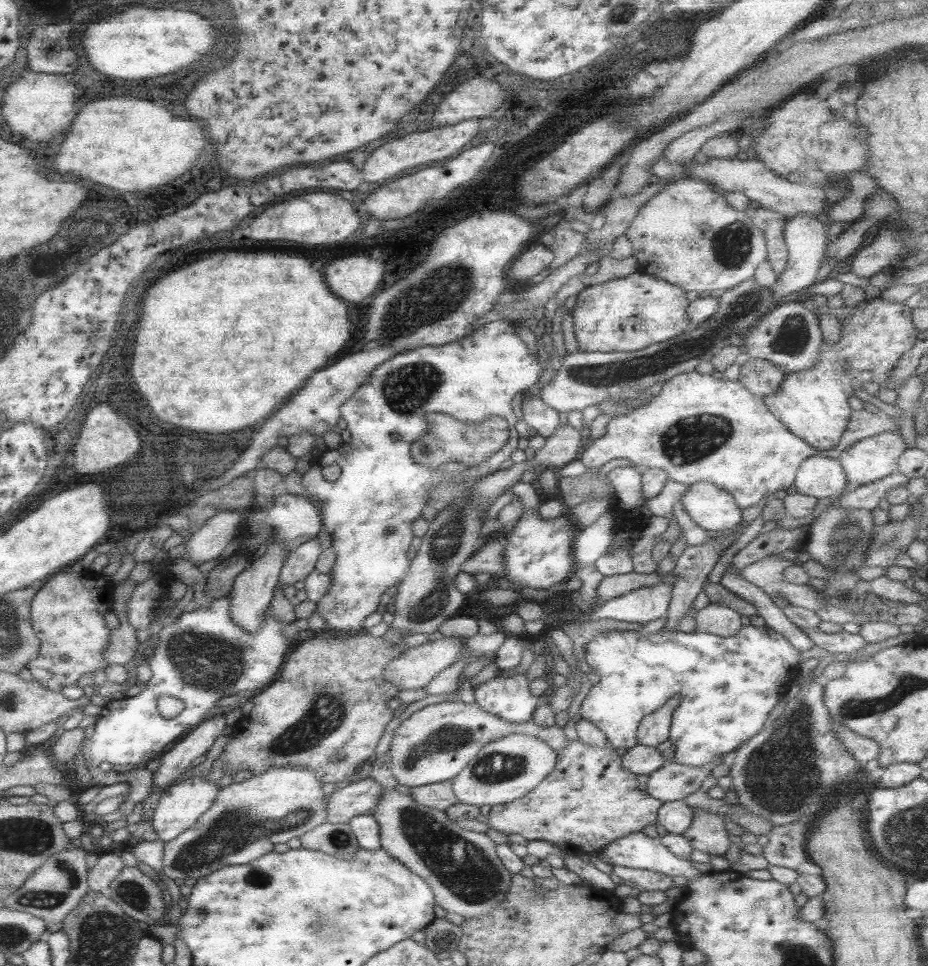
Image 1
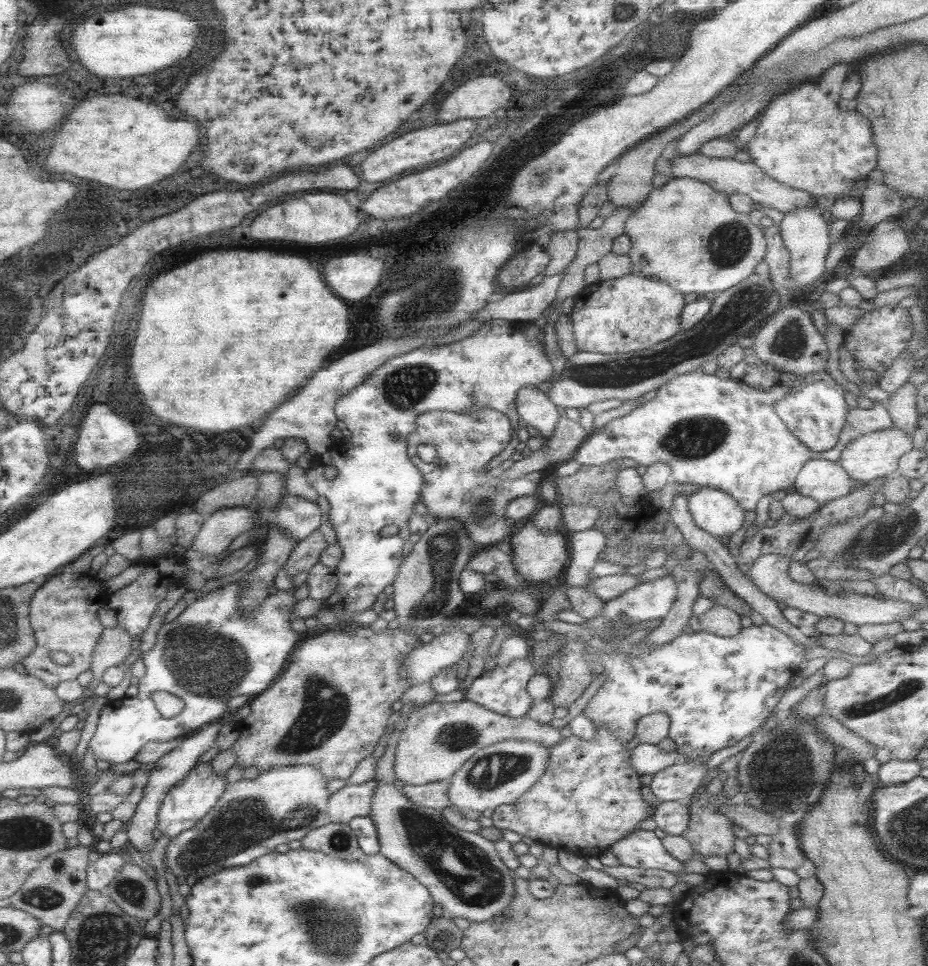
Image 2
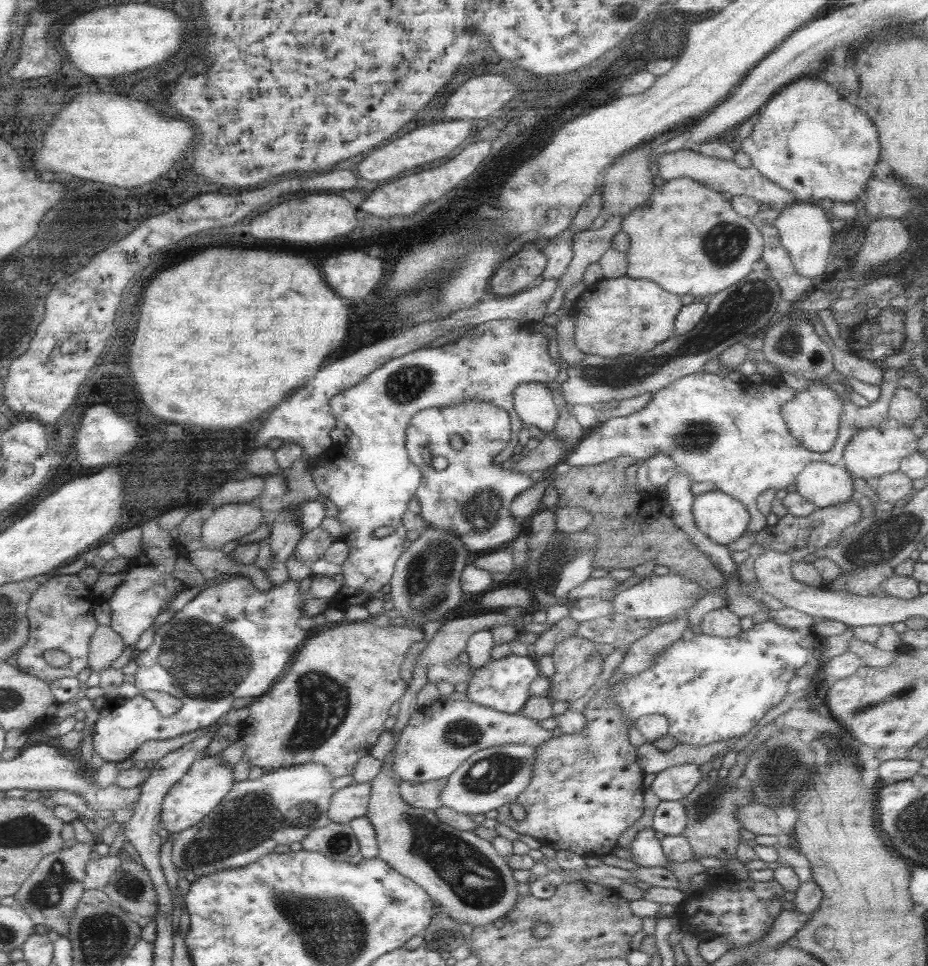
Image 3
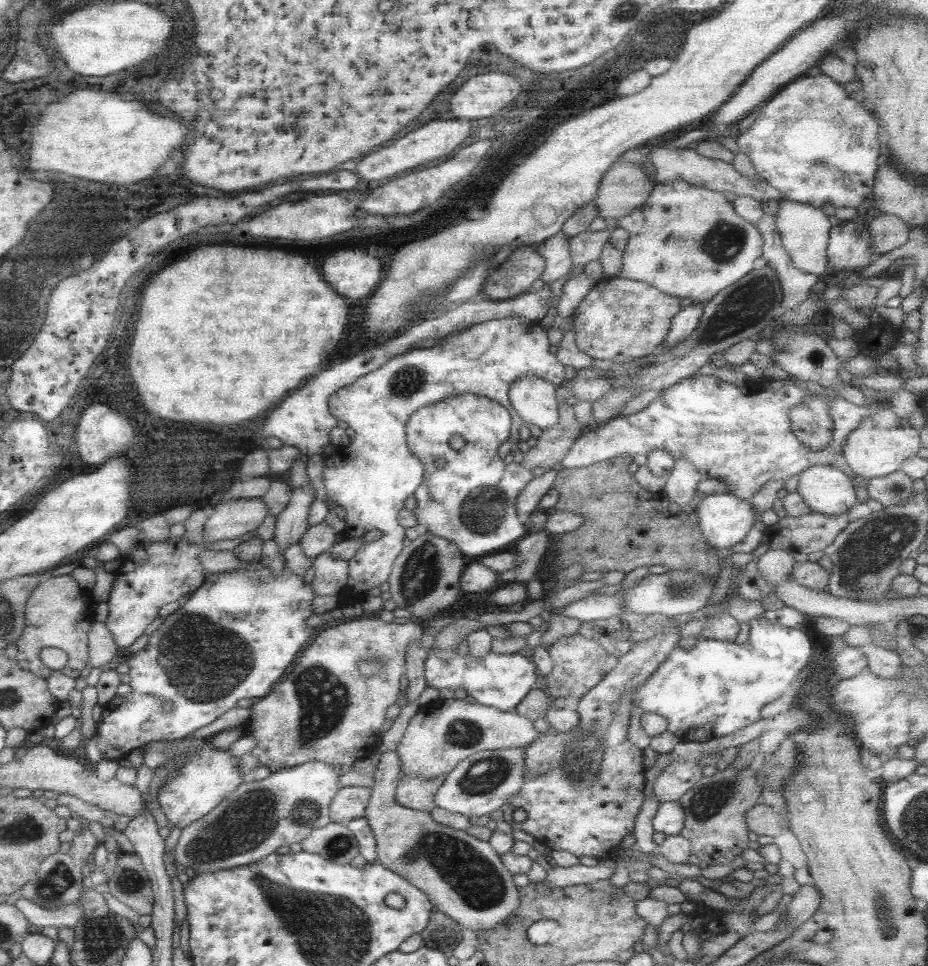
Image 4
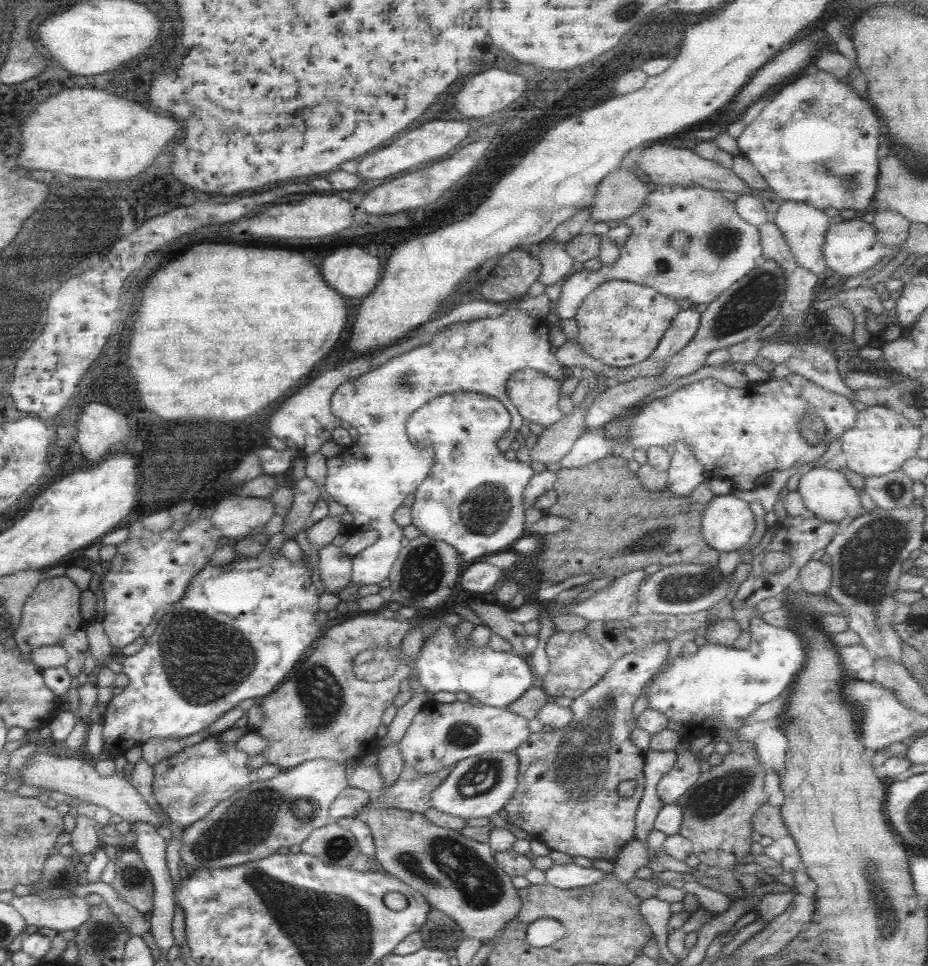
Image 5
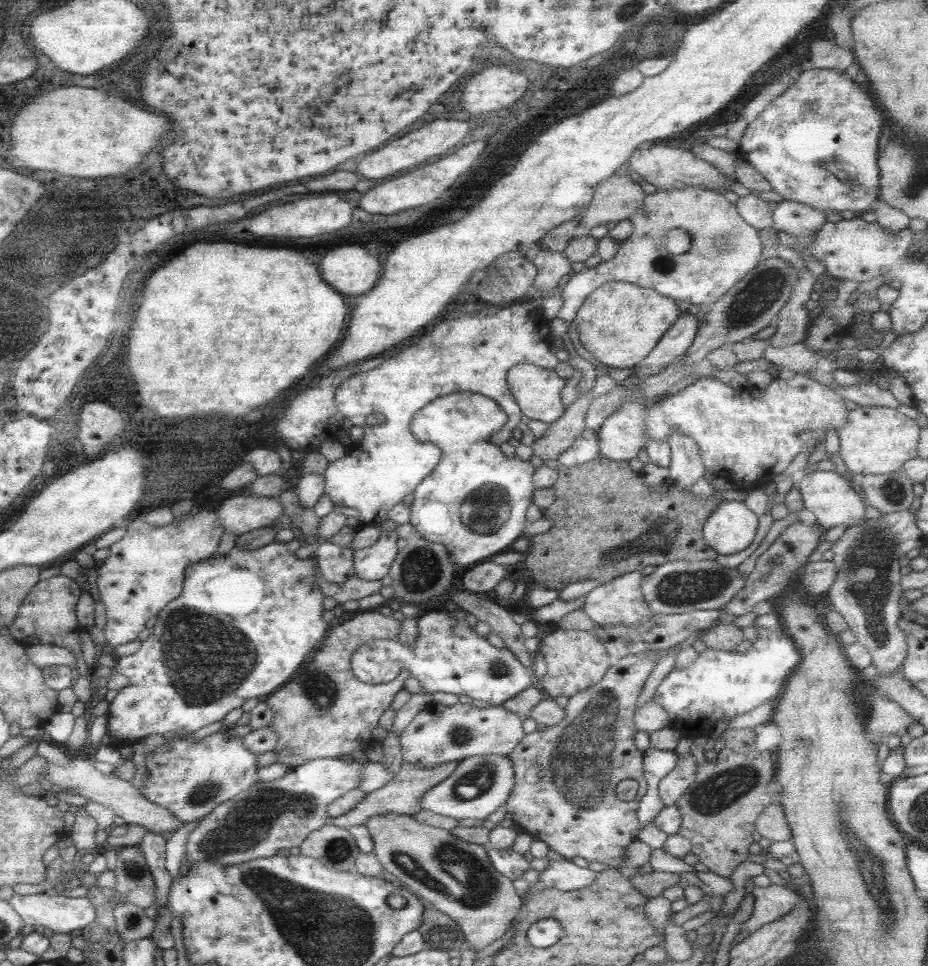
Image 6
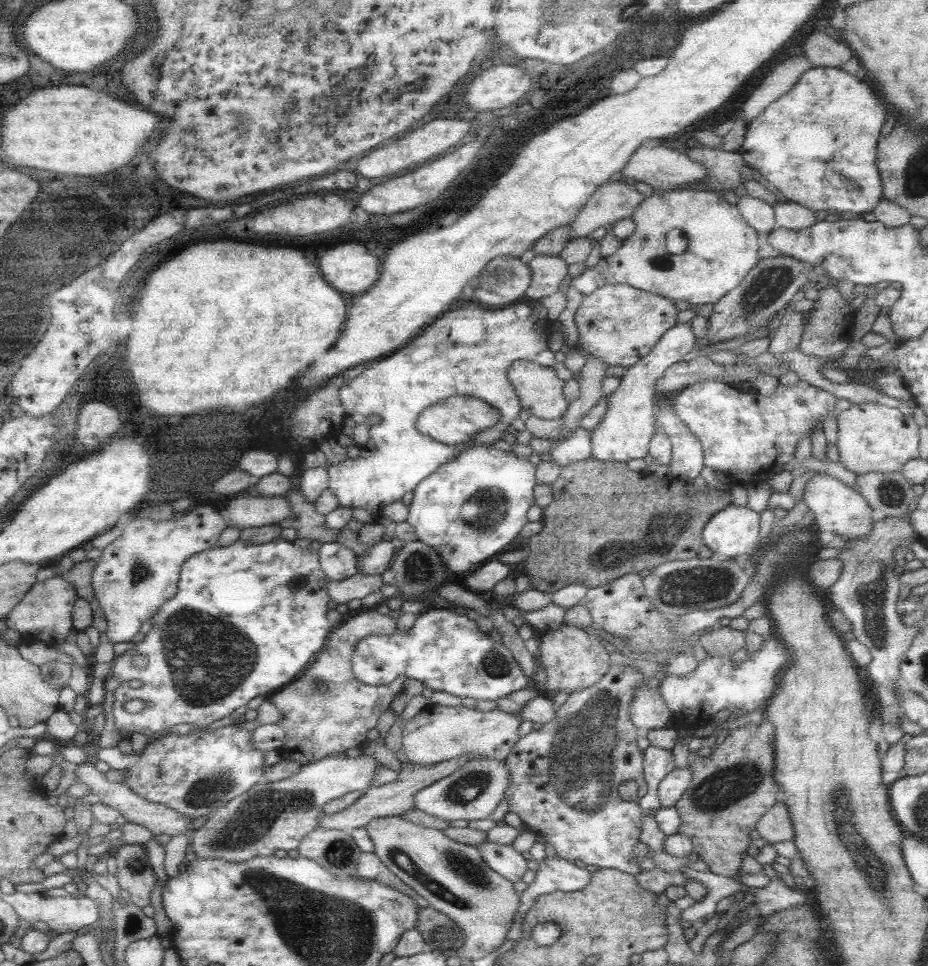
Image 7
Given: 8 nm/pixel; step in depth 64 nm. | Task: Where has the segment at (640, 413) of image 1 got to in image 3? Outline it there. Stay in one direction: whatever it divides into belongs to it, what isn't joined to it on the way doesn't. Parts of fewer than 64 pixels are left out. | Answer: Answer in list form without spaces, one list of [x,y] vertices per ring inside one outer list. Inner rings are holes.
[[[884,368],[878,399],[870,402],[866,407],[858,407],[851,401],[843,399],[841,413],[839,413],[839,430],[833,445],[825,452],[811,452],[789,434],[787,425],[779,413],[779,408],[795,396],[795,389],[785,385],[780,380],[763,385],[748,384],[745,381],[731,382],[726,377],[720,378],[716,374],[697,371],[687,374],[677,380],[669,382],[651,394],[650,400],[637,411],[623,417],[611,417],[601,424],[596,424],[573,448],[563,456],[562,461],[569,466],[593,466],[611,460],[618,456],[628,456],[643,464],[647,458],[655,454],[667,455],[675,463],[676,472],[684,472],[693,483],[711,482],[715,490],[727,494],[741,502],[747,509],[750,520],[745,532],[757,532],[766,526],[764,516],[756,508],[756,498],[768,488],[785,489],[791,484],[799,471],[807,464],[823,462],[837,465],[841,461],[841,453],[847,441],[854,432],[877,425],[879,421],[887,419],[887,410],[891,395],[897,389],[899,377],[907,374],[909,368]]]

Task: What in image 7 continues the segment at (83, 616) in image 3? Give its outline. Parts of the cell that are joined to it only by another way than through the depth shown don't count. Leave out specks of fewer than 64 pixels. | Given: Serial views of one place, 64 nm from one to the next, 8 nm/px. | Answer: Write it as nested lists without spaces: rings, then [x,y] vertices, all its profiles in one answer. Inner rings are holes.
[[[54,576],[35,582],[7,613],[6,628],[19,633],[25,644],[41,642],[56,647],[67,638],[71,630],[74,630],[71,624],[71,609],[75,599],[75,588],[63,578]]]

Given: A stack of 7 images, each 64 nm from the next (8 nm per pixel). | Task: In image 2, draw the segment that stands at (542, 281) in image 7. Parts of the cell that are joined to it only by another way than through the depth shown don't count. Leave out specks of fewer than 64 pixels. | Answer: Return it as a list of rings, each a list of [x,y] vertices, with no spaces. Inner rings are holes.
[[[557,230],[551,234],[549,242],[541,248],[549,258],[541,272],[544,277],[559,274],[567,267],[574,258],[577,240],[575,230]]]

